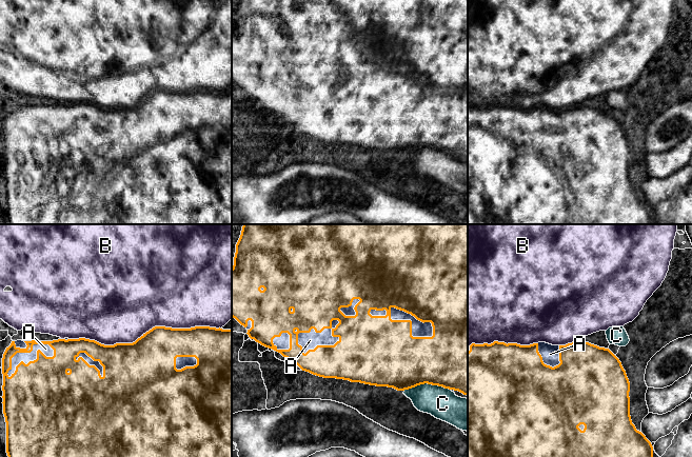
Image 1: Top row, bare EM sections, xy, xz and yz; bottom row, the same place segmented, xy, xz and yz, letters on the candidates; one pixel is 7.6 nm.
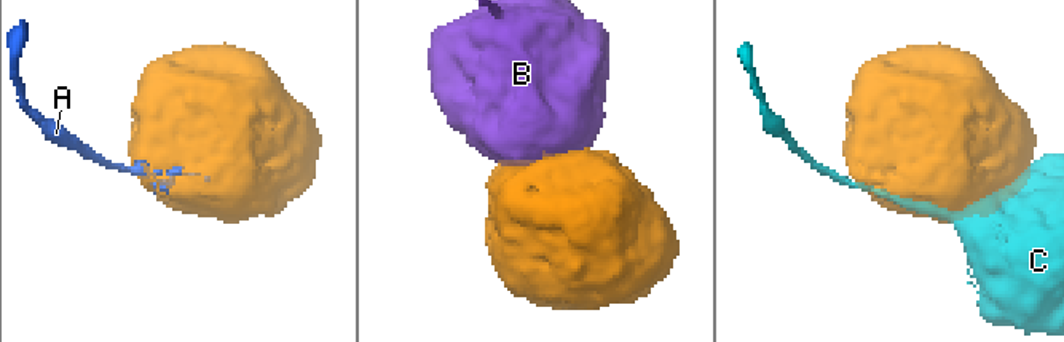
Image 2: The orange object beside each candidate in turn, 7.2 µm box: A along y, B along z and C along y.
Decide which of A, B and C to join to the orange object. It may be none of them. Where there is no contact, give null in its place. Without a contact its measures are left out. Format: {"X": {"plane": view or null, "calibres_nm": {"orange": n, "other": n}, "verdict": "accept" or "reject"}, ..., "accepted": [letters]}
{"A": {"plane": "xz", "calibres_nm": {"orange": 400, "other": 130}, "verdict": "accept"}, "B": {"plane": "xy", "calibres_nm": {"orange": 420, "other": 500}, "verdict": "reject"}, "C": {"plane": "xz", "calibres_nm": {"orange": 440, "other": 240}, "verdict": "reject"}, "accepted": ["A"]}

